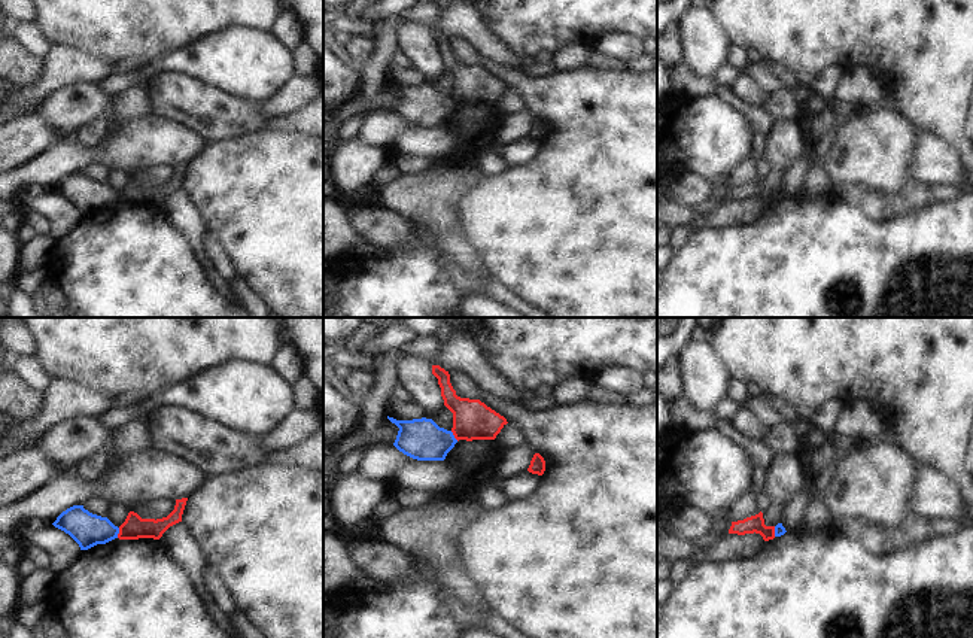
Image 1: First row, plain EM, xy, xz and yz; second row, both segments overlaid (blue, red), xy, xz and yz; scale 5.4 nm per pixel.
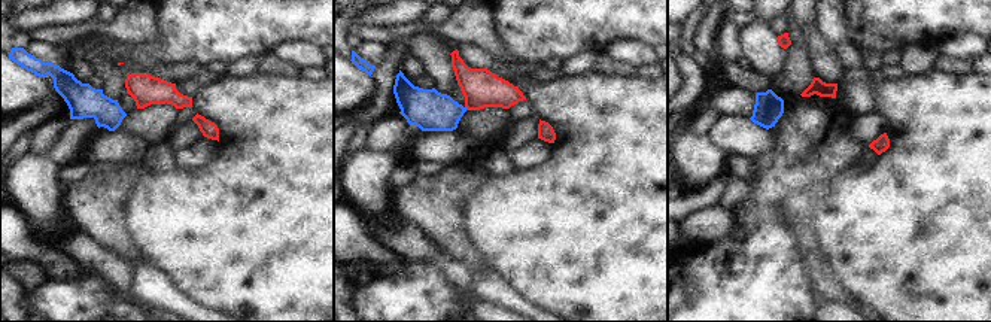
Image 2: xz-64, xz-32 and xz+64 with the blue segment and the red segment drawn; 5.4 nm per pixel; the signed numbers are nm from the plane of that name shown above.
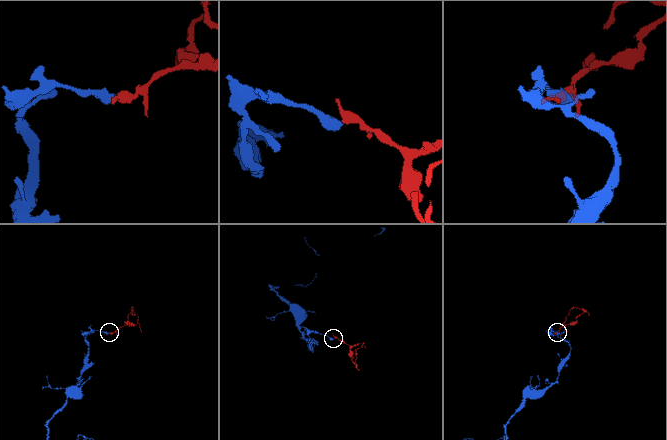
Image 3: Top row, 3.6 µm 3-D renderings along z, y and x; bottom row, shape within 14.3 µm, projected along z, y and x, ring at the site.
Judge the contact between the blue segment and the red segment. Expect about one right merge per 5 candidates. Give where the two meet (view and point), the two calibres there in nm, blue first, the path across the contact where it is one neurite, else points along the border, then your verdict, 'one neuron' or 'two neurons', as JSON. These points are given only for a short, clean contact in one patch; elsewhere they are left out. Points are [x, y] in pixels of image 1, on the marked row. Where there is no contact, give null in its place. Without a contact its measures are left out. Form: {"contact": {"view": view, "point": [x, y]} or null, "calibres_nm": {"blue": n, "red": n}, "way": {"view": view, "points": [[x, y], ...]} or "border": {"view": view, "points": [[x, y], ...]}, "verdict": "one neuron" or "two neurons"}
{"contact": {"view": "xy", "point": [118, 532]}, "calibres_nm": {"blue": 180, "red": 120}, "border": {"view": "xy", "points": [[119, 528], [116, 537]]}, "verdict": "two neurons"}

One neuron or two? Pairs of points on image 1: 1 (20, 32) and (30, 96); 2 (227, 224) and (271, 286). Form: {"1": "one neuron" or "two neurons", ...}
{"1": "two neurons", "2": "one neuron"}

